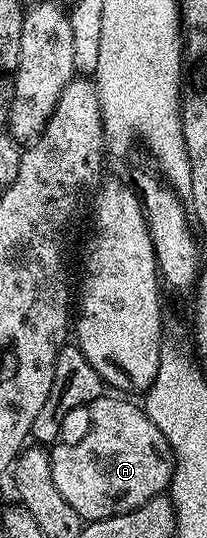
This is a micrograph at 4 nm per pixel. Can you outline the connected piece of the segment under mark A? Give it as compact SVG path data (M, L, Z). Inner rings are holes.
M102 394L98 400L87 405L89 433L78 444L58 443L51 452L51 474L55 480L55 490L59 490L63 498L67 498L67 506L72 506L75 514L79 514L85 522L135 510L162 495L173 479L173 460L169 443L165 441L155 422L151 422L144 407L137 405L136 408L129 401L132 399L109 395L113 394Z

